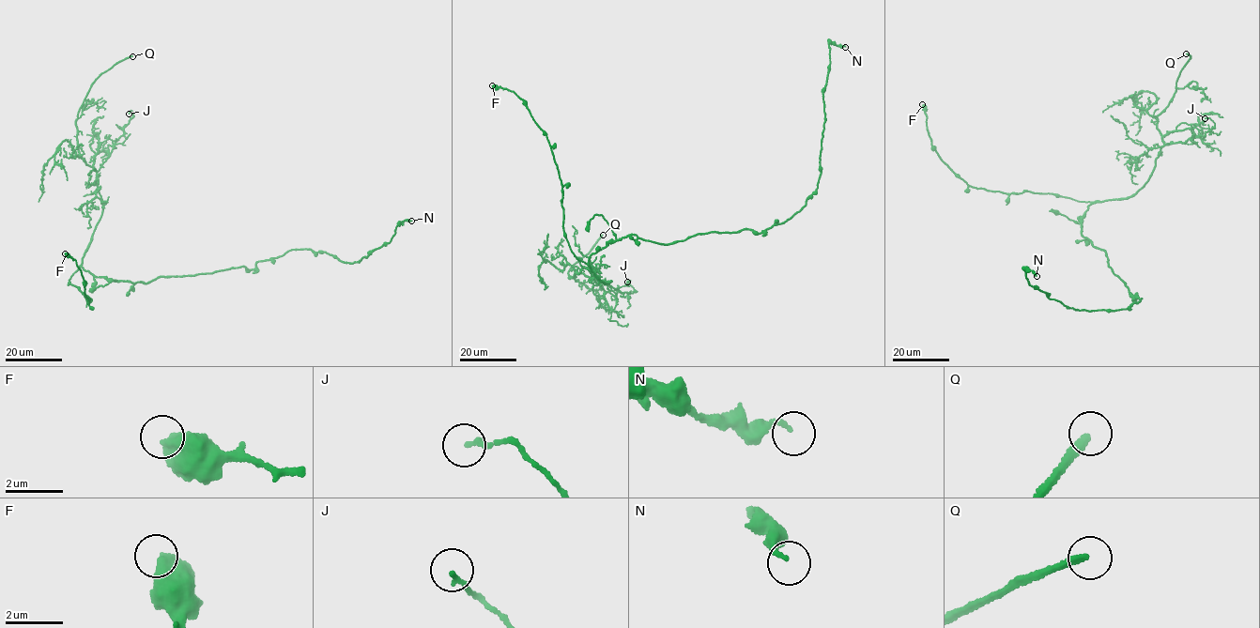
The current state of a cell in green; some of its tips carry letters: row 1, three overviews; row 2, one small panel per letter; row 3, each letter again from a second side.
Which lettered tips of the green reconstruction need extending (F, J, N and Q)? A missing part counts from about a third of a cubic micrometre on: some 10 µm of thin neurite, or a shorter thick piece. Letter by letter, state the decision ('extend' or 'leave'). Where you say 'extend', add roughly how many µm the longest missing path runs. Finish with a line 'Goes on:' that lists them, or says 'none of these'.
F: leave
J: leave
N: leave
Q: extend; missing 90 µm
Goes on: Q

